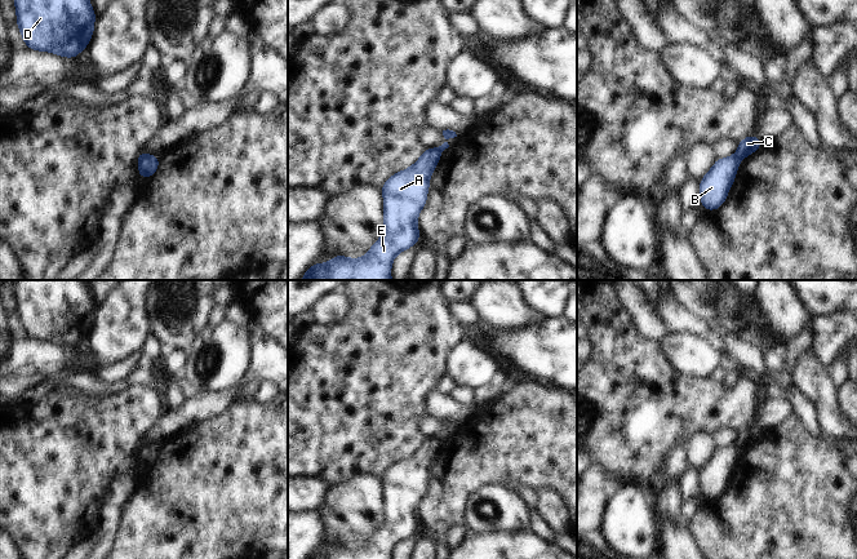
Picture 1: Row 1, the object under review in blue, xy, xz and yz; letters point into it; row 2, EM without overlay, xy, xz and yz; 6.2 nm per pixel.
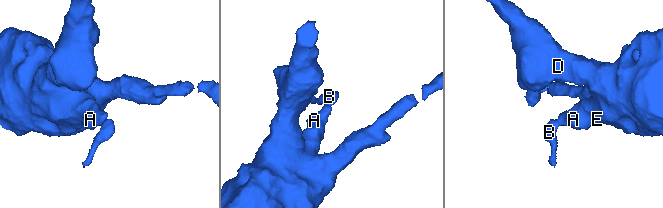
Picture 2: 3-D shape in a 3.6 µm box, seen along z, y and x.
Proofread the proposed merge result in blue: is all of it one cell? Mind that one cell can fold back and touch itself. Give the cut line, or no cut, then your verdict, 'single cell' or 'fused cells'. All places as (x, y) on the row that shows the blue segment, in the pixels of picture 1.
yz (735, 154), (738, 162) | fused cells

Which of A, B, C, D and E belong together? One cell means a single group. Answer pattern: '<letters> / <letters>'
A C D E / B

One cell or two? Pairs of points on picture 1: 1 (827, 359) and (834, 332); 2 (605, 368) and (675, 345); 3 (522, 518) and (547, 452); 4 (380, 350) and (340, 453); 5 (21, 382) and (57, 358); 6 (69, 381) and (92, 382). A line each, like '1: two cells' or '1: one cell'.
1: one cell
2: two cells
3: two cells
4: one cell
5: two cells
6: one cell

